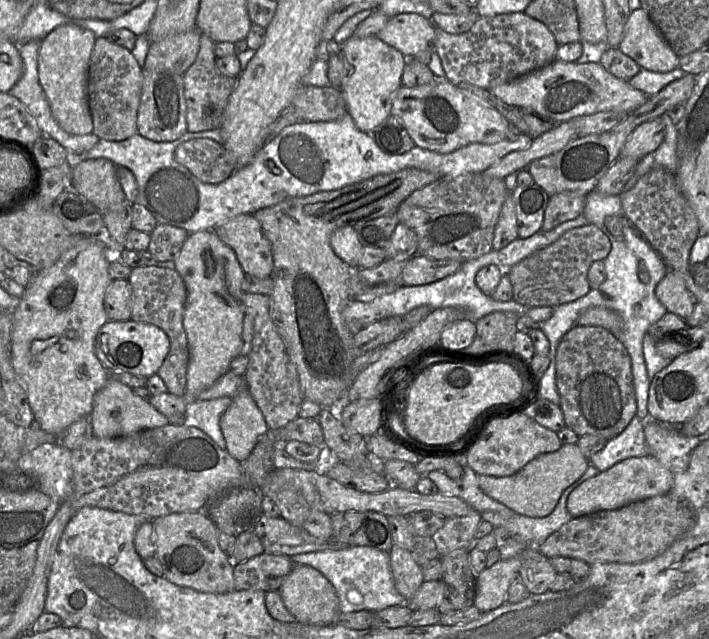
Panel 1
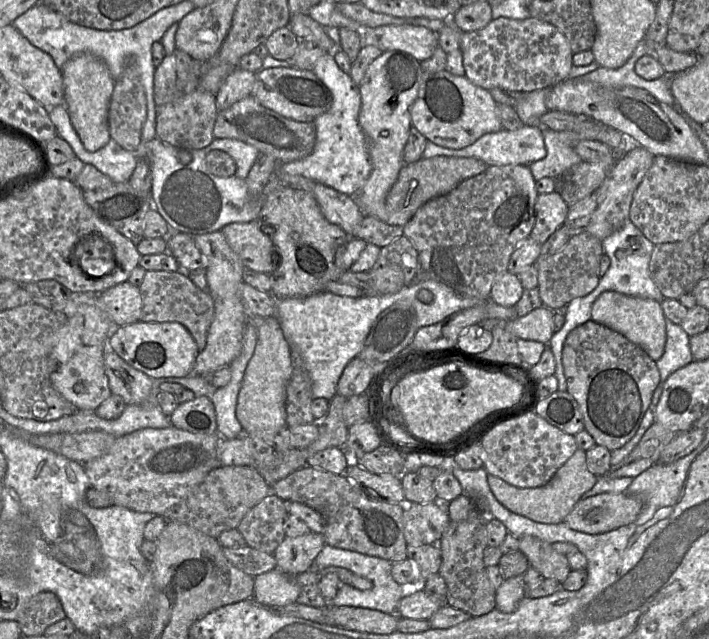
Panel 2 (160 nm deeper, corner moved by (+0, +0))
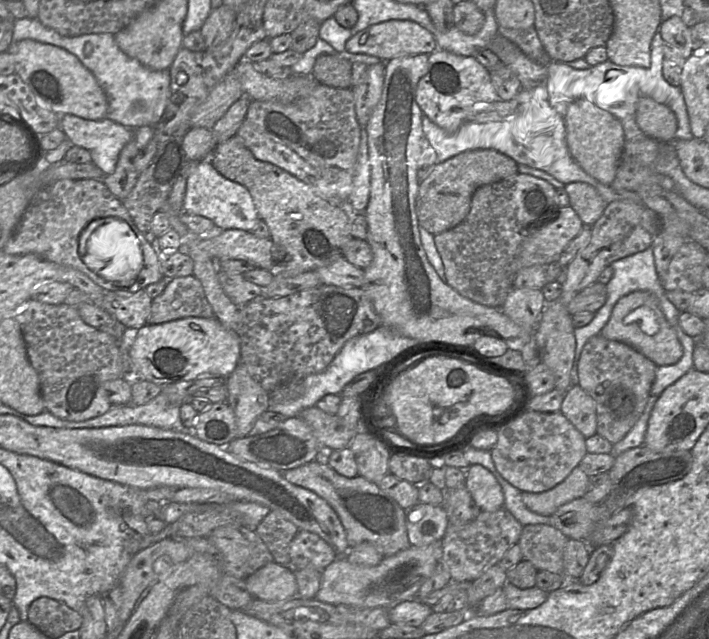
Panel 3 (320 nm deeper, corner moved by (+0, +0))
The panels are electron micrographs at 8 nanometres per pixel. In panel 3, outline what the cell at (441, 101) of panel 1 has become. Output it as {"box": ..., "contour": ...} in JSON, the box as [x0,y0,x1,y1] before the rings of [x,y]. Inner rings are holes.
{"box":[416,49,497,136],"contour":[[[438,49],[428,55],[428,63],[432,66],[418,84],[416,100],[424,117],[444,132],[454,136],[468,134],[482,115],[497,108],[497,94],[491,76],[476,58]]]}

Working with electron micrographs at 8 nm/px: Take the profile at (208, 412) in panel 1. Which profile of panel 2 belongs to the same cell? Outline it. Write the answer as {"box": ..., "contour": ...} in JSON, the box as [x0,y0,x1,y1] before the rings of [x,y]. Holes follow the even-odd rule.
{"box":[209,323,257,440],"contour":[[[247,323],[242,340],[242,349],[238,357],[229,365],[231,379],[222,388],[216,389],[209,397],[212,401],[217,421],[217,431],[228,440],[242,434],[242,426],[236,417],[236,405],[247,365],[253,356],[257,341],[255,325]]]}

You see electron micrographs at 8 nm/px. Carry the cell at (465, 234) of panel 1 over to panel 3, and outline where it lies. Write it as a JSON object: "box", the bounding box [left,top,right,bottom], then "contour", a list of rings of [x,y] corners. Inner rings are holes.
{"box":[434,165,559,308],"contour":[[[518,165],[518,172],[508,178],[500,179],[497,181],[485,183],[479,186],[473,193],[470,209],[466,215],[466,217],[455,227],[443,232],[434,235],[434,241],[436,248],[441,256],[444,265],[444,280],[454,288],[459,294],[462,296],[477,302],[479,304],[483,304],[490,307],[500,308],[502,307],[509,291],[514,285],[514,277],[515,277],[515,259],[518,256],[522,243],[525,238],[531,232],[531,226],[535,226],[538,223],[539,216],[541,214],[547,215],[550,207],[553,205],[559,205],[559,195],[555,188],[555,179],[551,175],[547,175],[546,172],[540,169],[536,169],[533,167],[529,167],[526,165]]]}

